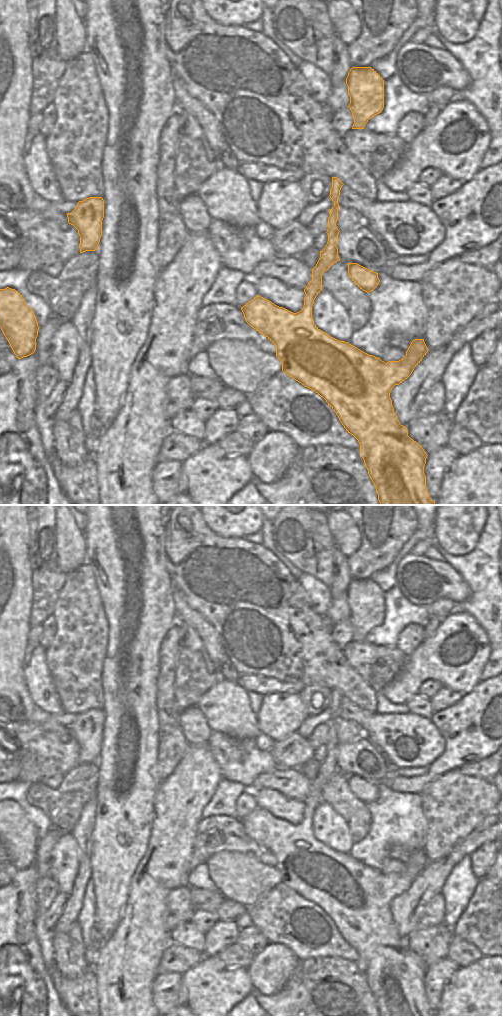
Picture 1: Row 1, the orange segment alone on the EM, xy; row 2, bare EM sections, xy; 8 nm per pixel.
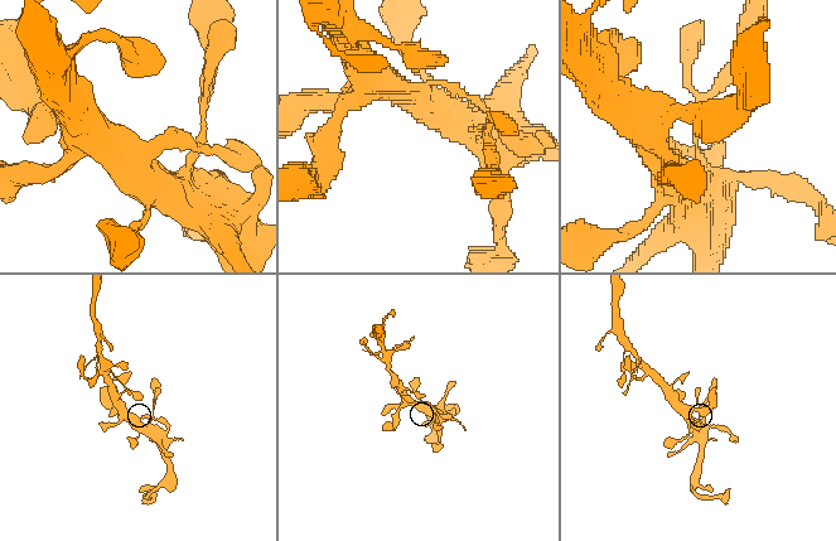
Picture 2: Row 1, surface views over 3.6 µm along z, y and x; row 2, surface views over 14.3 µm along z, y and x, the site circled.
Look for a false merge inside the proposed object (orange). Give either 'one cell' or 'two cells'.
one cell

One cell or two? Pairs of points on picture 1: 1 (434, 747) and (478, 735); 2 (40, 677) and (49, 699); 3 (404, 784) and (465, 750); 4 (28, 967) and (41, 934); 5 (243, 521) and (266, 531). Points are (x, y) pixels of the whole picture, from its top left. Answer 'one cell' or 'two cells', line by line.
1: two cells
2: one cell
3: one cell
4: two cells
5: two cells

